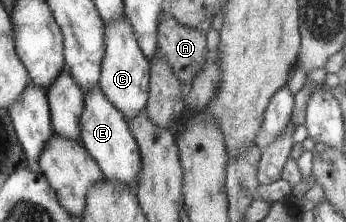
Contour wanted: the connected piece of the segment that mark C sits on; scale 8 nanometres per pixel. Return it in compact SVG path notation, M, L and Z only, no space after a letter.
M126 16L105 23L105 56L101 62L99 85L107 98L127 120L139 115L149 100L149 78L152 64L142 51L137 34Z

